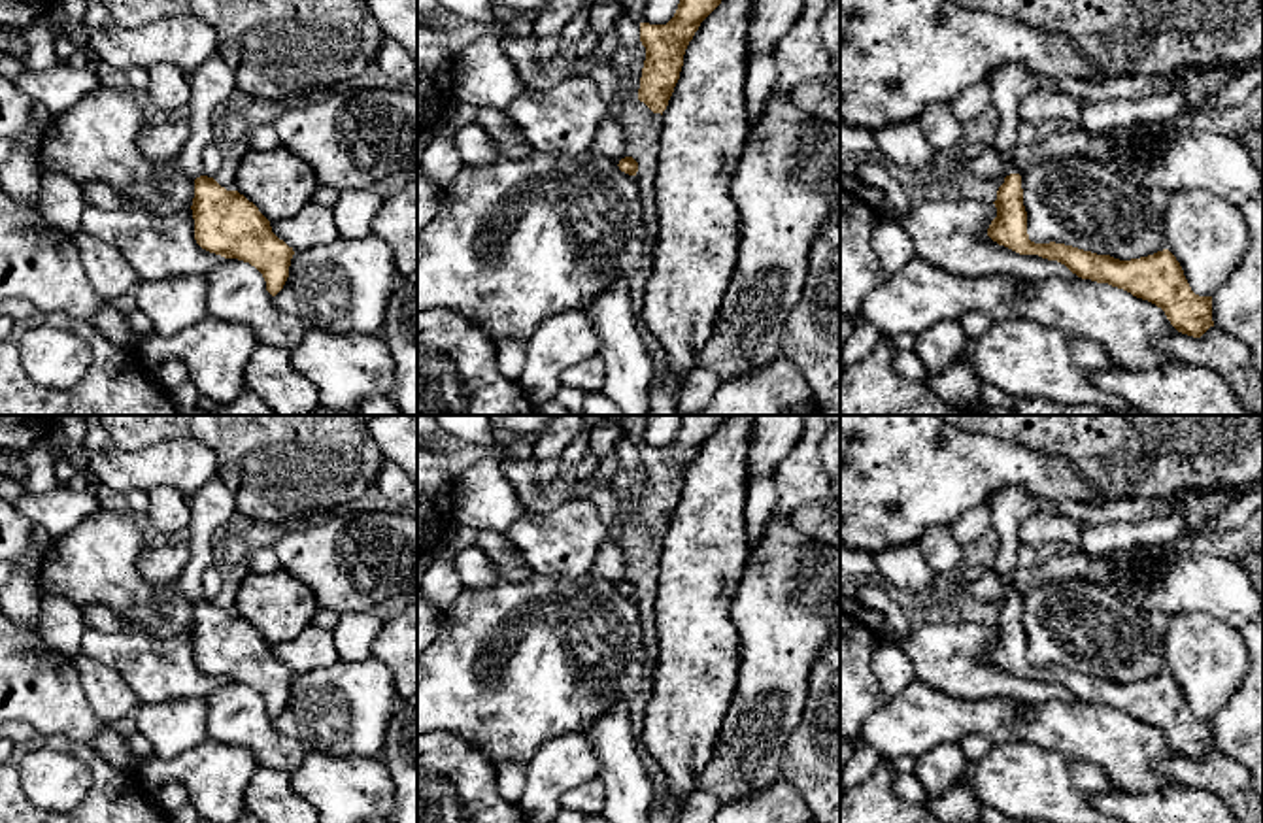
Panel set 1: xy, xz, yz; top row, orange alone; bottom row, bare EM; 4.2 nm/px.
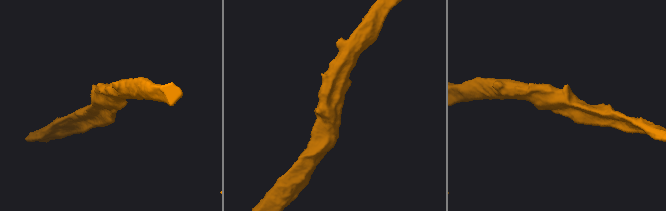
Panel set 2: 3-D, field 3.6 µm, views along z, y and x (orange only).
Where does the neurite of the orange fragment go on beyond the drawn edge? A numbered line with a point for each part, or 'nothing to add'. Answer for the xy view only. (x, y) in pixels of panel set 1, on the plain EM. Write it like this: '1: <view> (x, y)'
1: xy (212, 506)

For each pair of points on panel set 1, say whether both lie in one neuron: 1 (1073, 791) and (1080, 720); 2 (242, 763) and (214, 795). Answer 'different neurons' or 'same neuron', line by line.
1: different neurons
2: same neuron

